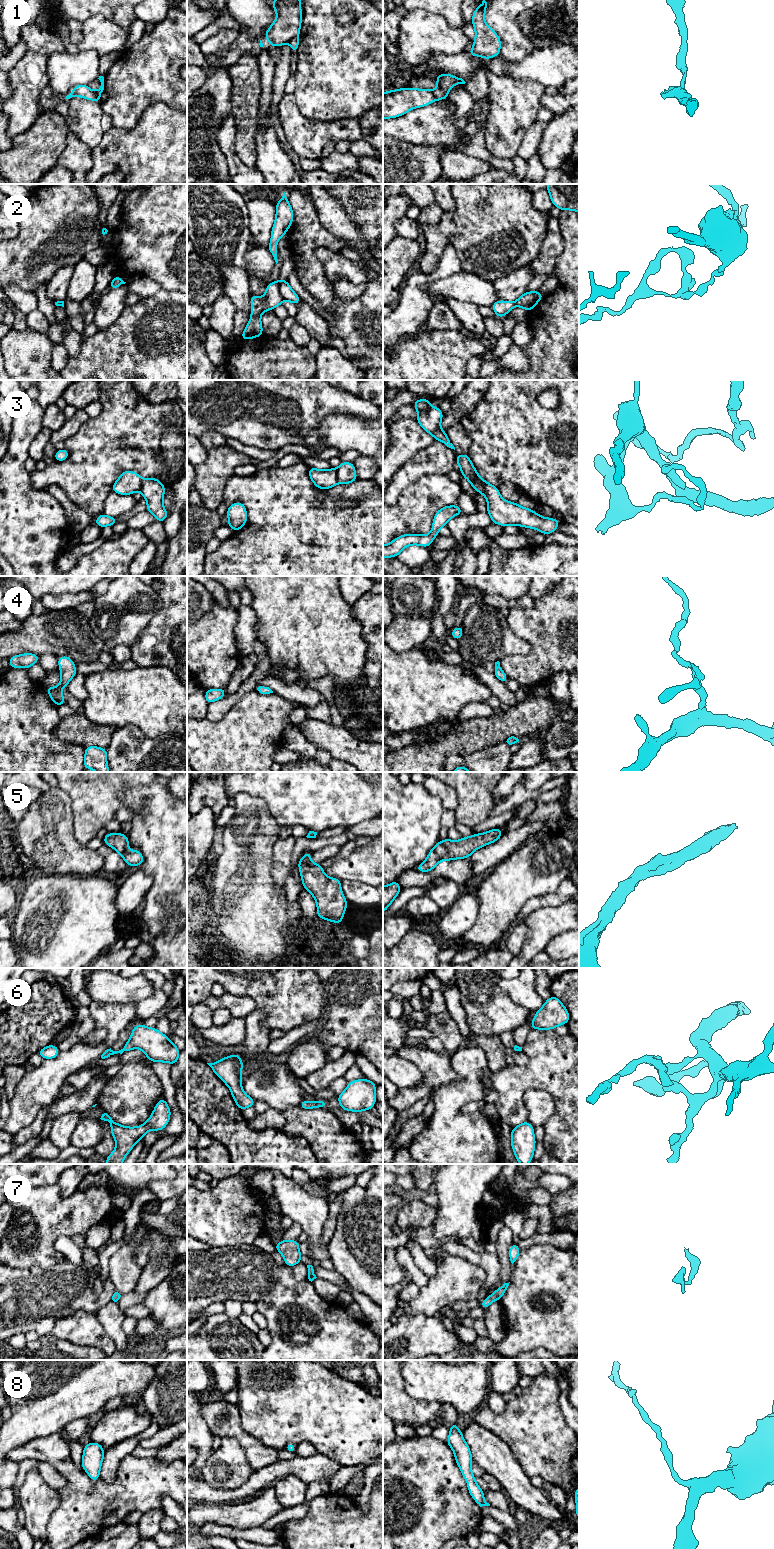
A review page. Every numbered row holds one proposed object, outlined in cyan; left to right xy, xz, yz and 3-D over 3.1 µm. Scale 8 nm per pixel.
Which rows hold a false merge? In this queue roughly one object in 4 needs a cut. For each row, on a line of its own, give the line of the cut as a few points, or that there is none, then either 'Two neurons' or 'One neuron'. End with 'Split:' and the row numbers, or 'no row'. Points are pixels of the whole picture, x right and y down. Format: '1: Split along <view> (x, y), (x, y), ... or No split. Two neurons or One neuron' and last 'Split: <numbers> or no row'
1: Split along yz (431, 91), (436, 99). Two neurons
2: Split along xz (251, 315), (259, 317). Two neurons
3: Split along xz (336, 469), (338, 482). Two neurons
4: No split. One neuron
5: No split. One neuron
6: No split. One neuron
7: No split. One neuron
8: No split. One neuron
Split: 1, 2, 3

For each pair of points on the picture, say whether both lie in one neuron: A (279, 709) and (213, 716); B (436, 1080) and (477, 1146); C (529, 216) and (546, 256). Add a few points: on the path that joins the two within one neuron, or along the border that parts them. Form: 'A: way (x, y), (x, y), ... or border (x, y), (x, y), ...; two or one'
A: border (240, 699), (220, 719), (208, 721), (205, 718); two
B: border (451, 1065), (457, 1078), (436, 1089); two
C: border (547, 222), (546, 236), (538, 254), (529, 264); two

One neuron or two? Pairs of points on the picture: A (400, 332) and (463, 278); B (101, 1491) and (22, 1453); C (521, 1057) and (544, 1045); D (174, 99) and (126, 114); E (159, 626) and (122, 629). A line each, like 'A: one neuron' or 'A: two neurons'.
A: two neurons
B: one neuron
C: two neurons
D: one neuron
E: two neurons

